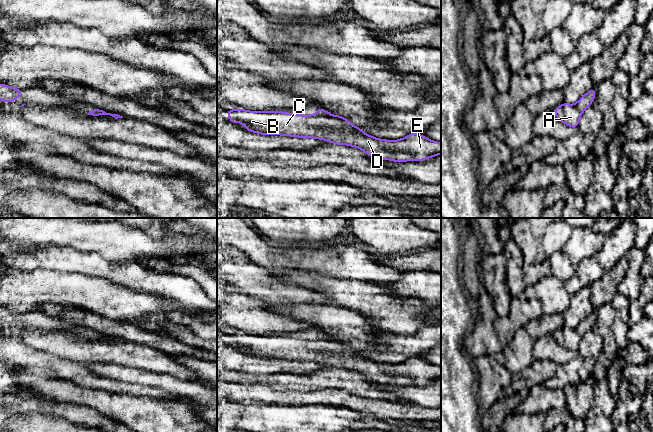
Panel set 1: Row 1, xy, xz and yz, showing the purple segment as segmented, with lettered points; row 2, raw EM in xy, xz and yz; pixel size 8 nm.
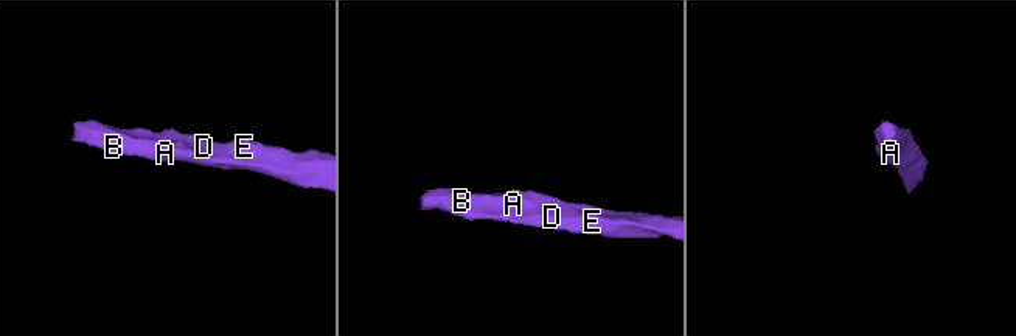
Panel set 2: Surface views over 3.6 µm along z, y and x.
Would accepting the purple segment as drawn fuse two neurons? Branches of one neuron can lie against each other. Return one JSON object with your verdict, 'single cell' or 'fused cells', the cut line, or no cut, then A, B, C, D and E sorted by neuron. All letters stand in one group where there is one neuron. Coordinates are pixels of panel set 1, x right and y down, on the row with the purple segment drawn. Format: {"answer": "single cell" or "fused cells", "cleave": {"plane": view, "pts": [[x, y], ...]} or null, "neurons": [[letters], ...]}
{"answer": "single cell", "cleave": null, "neurons": [["A", "B", "C", "D", "E"]]}

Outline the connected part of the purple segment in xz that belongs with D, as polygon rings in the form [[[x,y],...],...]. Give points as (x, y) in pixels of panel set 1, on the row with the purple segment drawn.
[[[320,107],[313,115],[299,115],[282,111],[248,111],[245,109],[225,110],[230,117],[229,122],[240,122],[245,130],[261,135],[282,135],[299,138],[315,138],[326,140],[333,144],[357,147],[364,153],[377,159],[391,160],[393,162],[424,161],[430,157],[441,154],[441,143],[425,138],[419,132],[411,133],[399,140],[378,139],[363,132],[360,127],[354,126],[348,119],[340,115],[332,115]]]

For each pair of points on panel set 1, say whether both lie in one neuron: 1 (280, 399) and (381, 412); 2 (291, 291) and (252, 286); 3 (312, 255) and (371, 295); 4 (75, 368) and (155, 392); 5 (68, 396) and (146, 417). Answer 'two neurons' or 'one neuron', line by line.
1: one neuron
2: one neuron
3: two neurons
4: one neuron
5: one neuron

